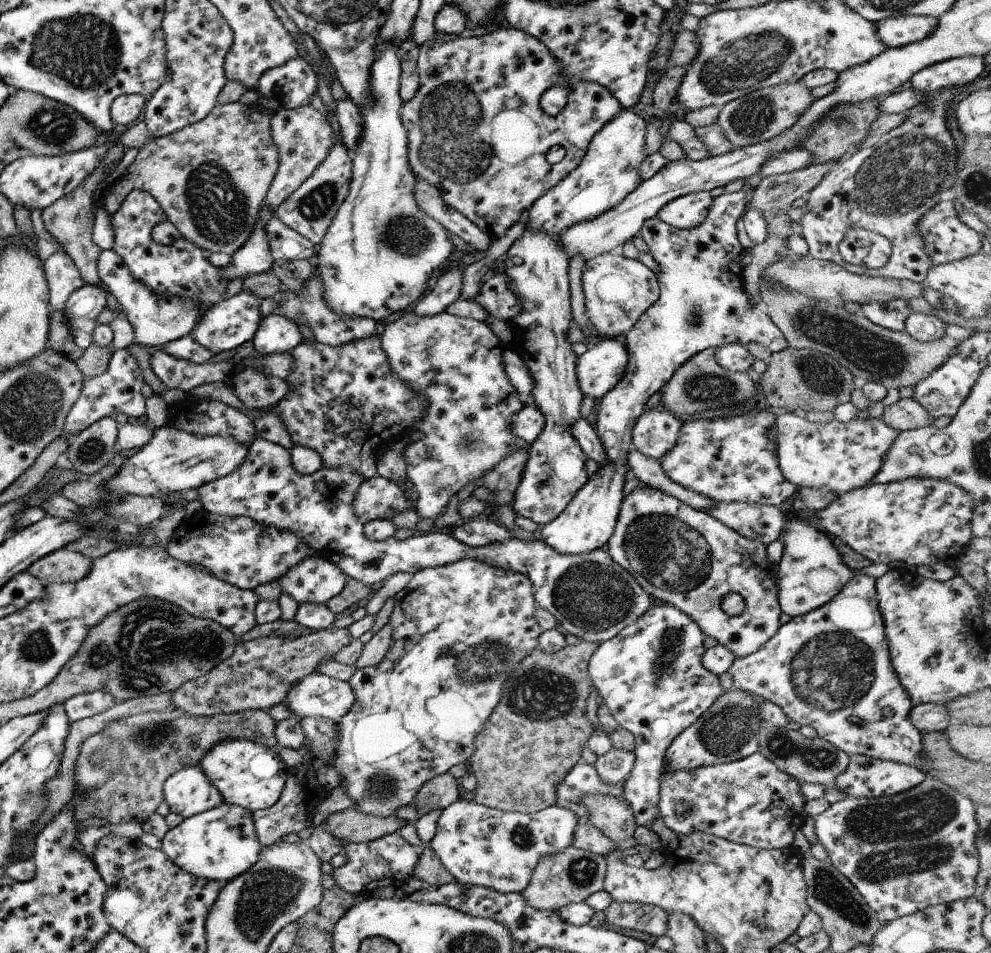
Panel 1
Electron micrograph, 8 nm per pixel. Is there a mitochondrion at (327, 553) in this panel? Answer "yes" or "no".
no

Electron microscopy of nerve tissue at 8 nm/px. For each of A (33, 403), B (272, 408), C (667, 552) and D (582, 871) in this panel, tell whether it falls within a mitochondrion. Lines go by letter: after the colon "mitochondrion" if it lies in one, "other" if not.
A: mitochondrion
B: other
C: mitochondrion
D: mitochondrion

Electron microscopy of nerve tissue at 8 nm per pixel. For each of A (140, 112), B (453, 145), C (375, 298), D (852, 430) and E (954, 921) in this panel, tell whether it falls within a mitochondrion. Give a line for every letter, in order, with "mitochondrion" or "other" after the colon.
A: other
B: mitochondrion
C: other
D: other
E: other

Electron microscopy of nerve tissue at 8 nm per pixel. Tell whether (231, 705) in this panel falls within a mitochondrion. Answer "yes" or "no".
no

